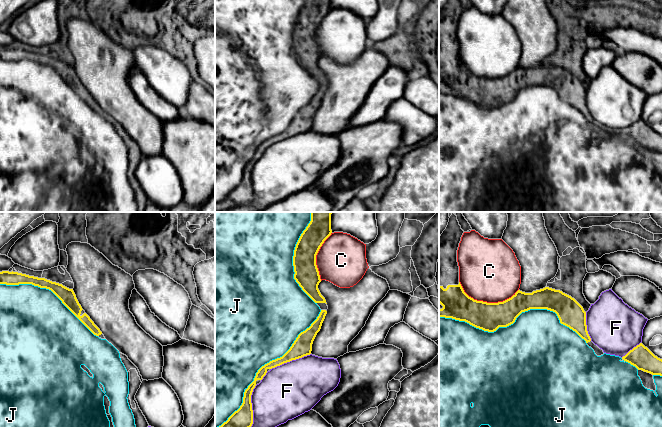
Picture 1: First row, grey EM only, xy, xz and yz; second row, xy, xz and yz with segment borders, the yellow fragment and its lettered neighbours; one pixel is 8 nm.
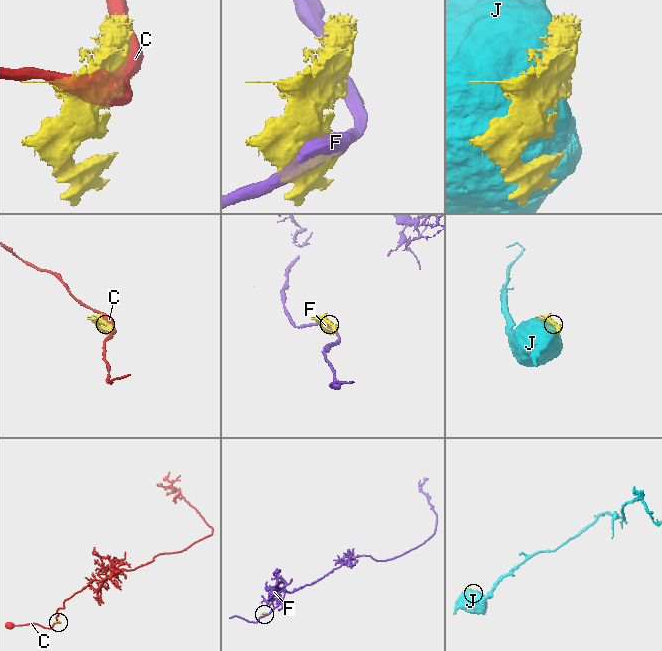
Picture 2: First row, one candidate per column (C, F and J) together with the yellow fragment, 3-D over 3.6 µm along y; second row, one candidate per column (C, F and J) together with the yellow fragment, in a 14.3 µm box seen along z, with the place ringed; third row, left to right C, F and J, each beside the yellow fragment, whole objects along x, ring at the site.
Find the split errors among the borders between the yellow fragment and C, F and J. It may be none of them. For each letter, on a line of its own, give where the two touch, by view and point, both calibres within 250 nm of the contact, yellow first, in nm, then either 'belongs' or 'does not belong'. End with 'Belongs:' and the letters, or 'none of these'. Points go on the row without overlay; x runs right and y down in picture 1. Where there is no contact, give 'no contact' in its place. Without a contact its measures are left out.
C: meets yellow in yz at (486, 78); 220 nm thick on the yellow side, 480 nm on the other; does not belong
F: meets yellow in xz at (252, 197); 160 nm thick on the yellow side, 380 nm on the other; does not belong
J: meets yellow in yz at (515, 95); 220 nm thick on the yellow side, 480 nm on the other; belongs
Belongs: J

